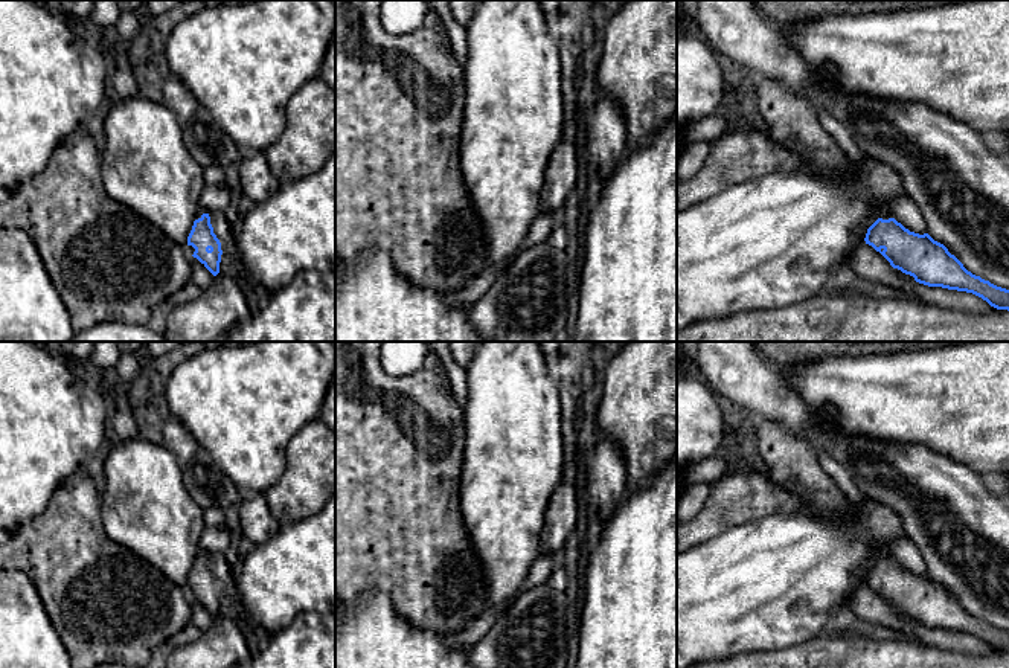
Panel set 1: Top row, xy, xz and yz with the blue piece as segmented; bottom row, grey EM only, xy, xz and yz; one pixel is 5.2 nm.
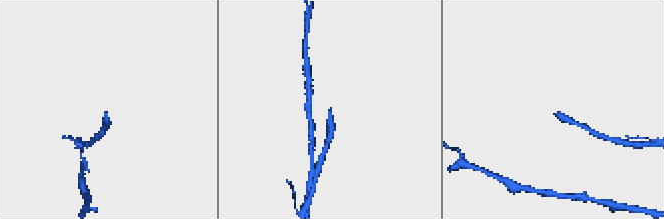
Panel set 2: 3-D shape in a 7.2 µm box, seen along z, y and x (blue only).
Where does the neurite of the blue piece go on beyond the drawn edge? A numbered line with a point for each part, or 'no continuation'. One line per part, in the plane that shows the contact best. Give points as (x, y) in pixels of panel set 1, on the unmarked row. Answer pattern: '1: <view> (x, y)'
1: xy (218, 560)

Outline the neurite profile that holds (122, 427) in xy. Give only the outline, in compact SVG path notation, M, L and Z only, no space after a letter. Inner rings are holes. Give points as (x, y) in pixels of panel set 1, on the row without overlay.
M130 407L111 409L108 419L110 441L127 442L139 438L139 429Z

